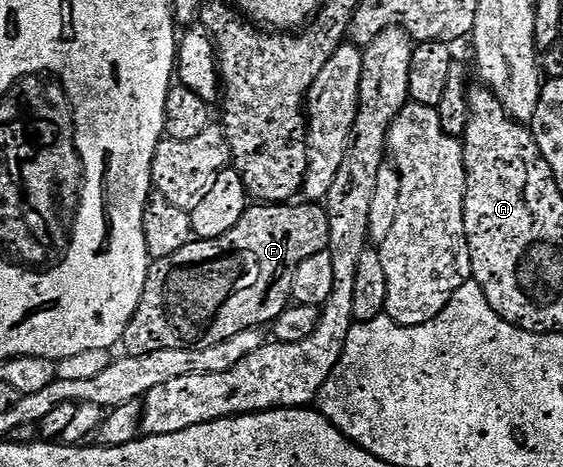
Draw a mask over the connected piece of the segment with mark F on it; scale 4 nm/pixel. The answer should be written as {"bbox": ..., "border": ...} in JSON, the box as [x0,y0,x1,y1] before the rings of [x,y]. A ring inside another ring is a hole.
{"bbox":[161,203,329,349],"border":[[[319,203],[248,204],[241,223],[227,234],[231,246],[221,247],[219,254],[202,261],[183,261],[173,265],[165,287],[161,289],[161,309],[171,335],[177,341],[177,349],[214,349],[217,343],[233,339],[237,331],[270,326],[286,311],[291,301],[293,271],[301,267],[305,259],[329,249],[329,219],[326,208]]]}

